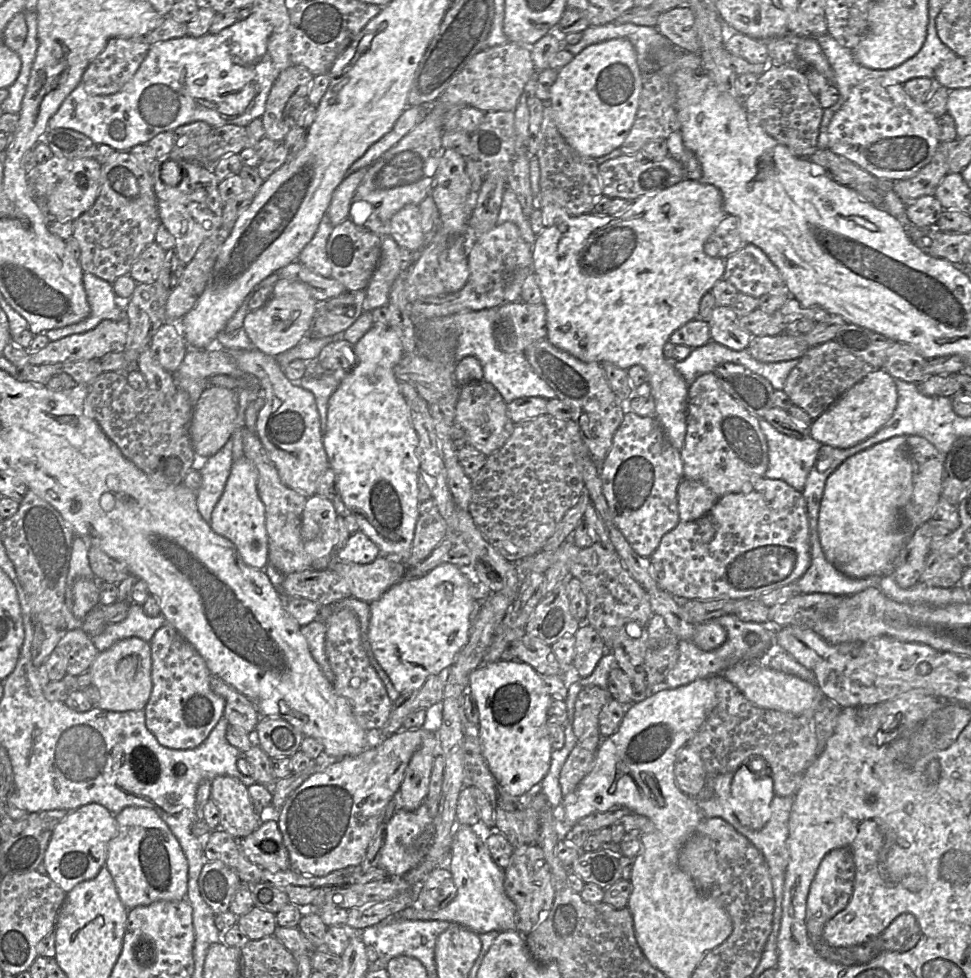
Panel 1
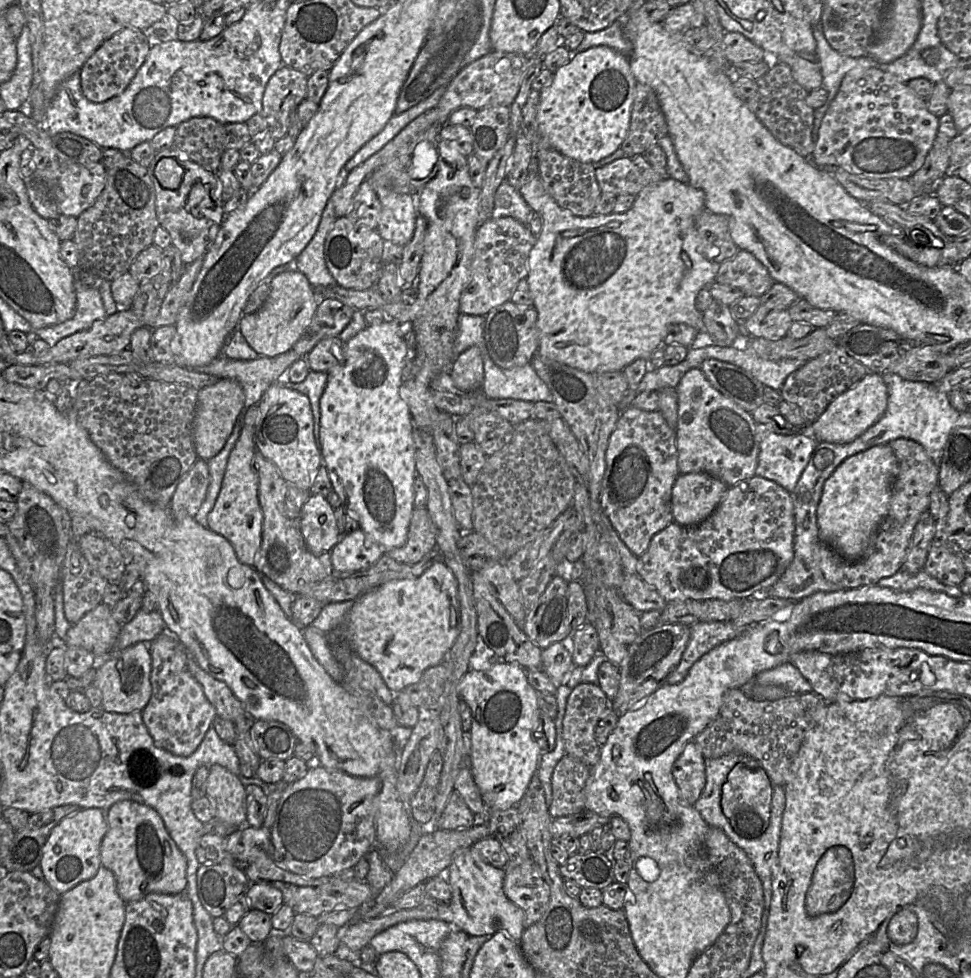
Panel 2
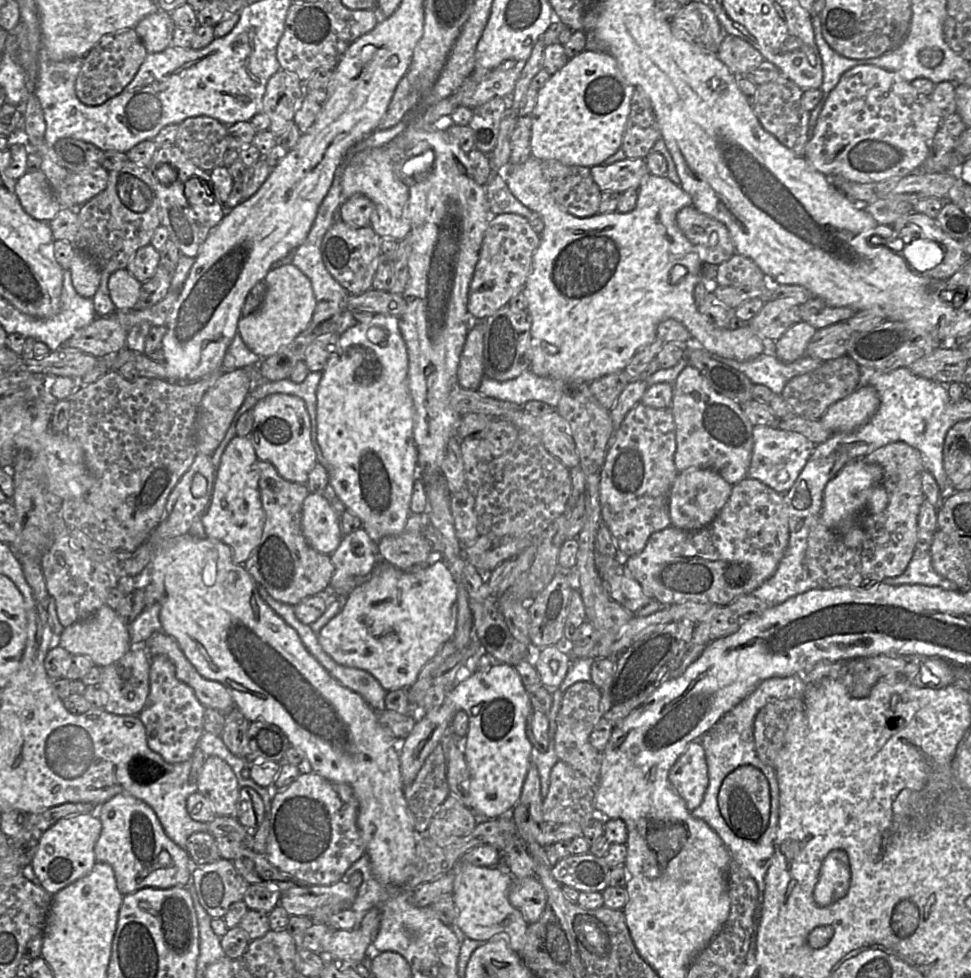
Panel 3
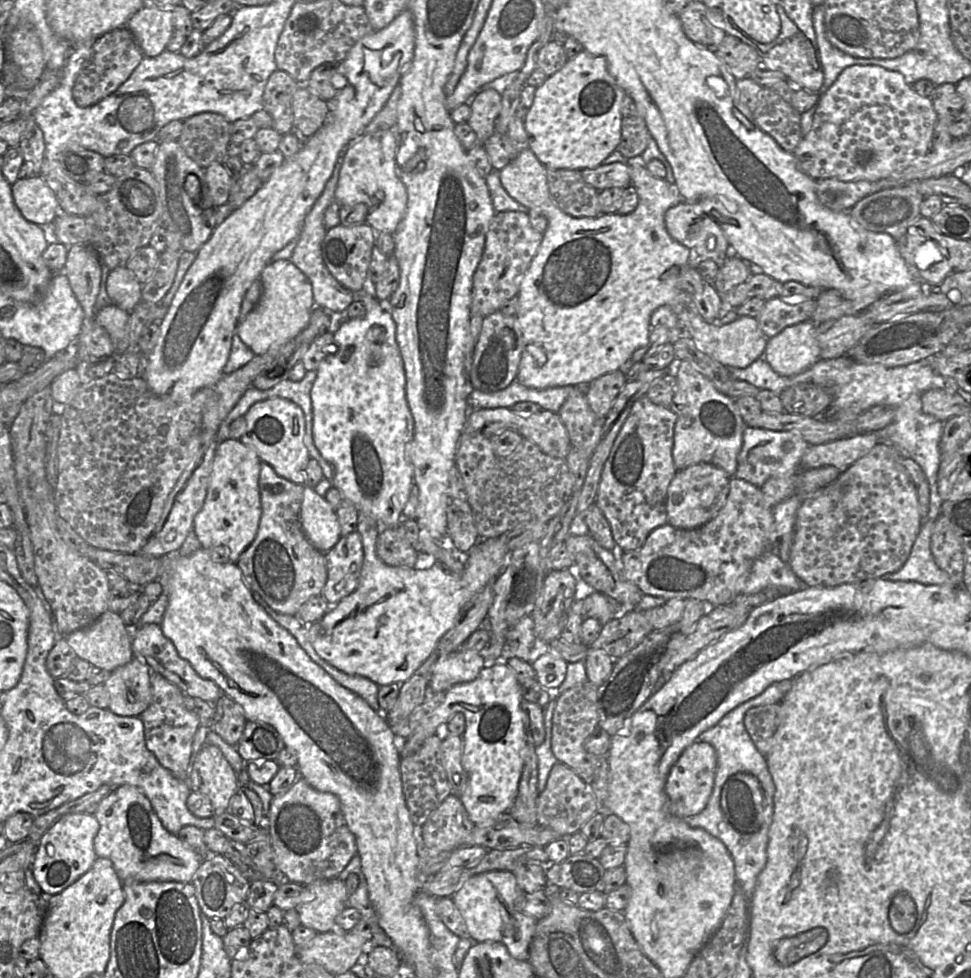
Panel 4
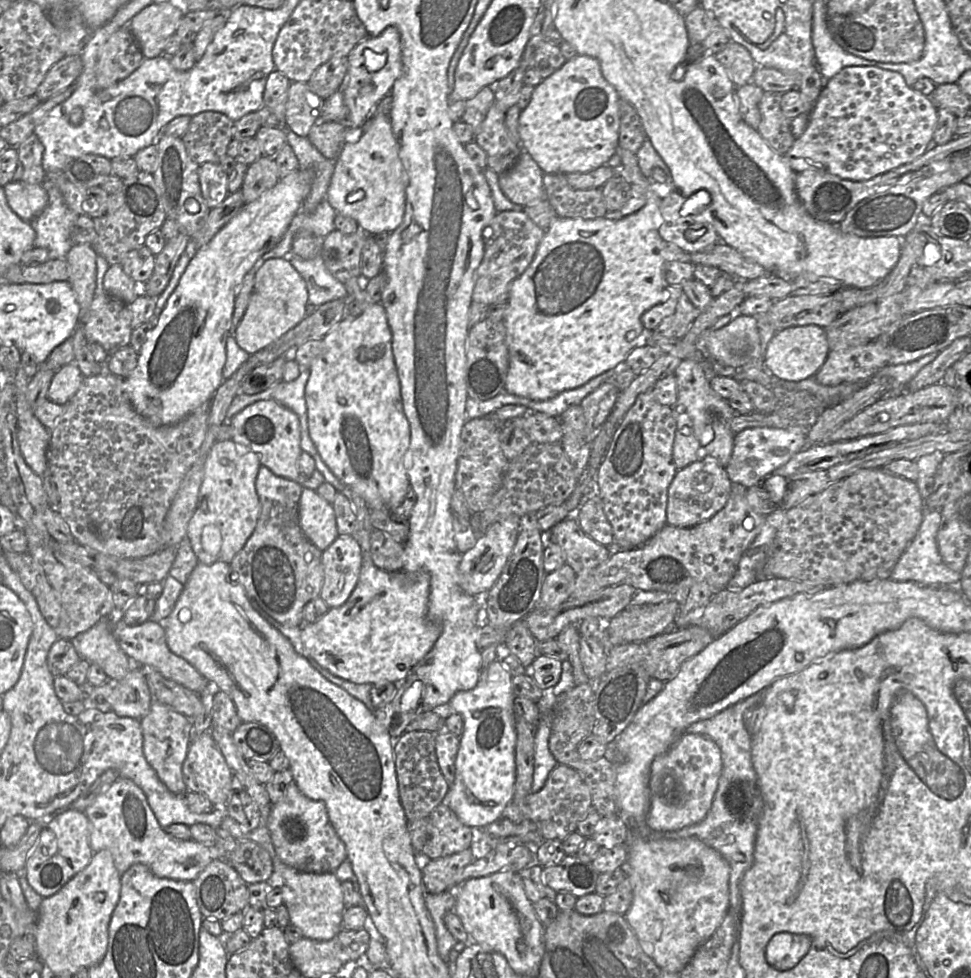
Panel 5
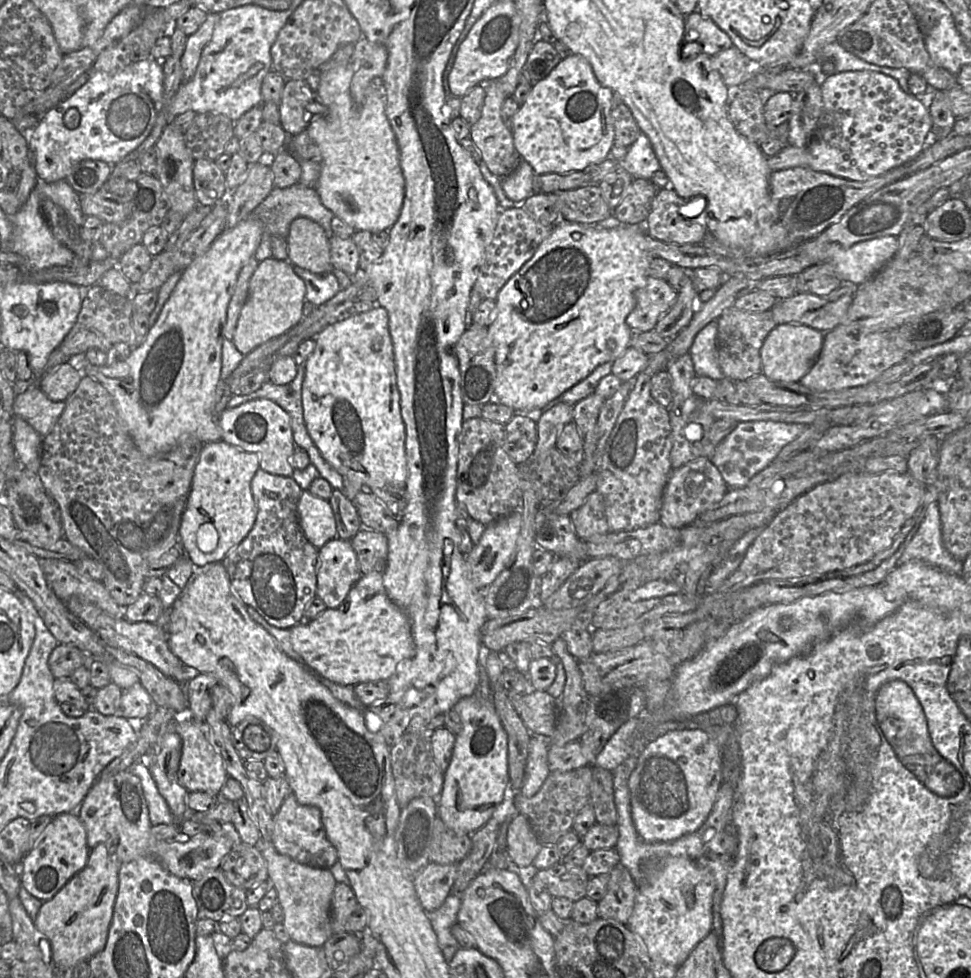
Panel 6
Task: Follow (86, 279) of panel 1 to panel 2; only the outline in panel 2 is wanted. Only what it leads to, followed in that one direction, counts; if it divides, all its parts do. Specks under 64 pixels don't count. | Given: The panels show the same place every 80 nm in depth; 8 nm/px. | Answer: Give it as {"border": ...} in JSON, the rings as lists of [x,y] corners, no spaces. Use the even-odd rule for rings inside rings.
{"border":[[[74,270],[73,274],[77,300],[74,316],[60,324],[34,331],[37,337],[46,341],[50,347],[65,337],[90,328],[95,321],[108,316],[99,290],[89,288],[82,283],[80,270]]]}

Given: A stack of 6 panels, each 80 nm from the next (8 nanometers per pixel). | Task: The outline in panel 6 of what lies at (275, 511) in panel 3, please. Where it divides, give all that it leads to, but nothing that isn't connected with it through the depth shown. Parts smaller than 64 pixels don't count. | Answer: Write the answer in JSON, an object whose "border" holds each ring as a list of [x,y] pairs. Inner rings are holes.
{"border":[[[261,468],[255,474],[251,487],[257,507],[256,522],[247,537],[221,563],[234,593],[246,606],[254,608],[268,624],[291,629],[304,621],[305,609],[317,592],[319,549],[306,538],[298,515],[298,503],[304,490],[293,477],[271,474]]]}

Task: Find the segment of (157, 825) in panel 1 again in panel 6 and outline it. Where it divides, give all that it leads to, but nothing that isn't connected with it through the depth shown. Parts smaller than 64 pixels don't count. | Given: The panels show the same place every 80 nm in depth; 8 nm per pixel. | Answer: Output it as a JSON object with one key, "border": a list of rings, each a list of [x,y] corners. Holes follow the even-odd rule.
{"border":[[[128,770],[109,778],[98,778],[80,806],[71,812],[77,814],[83,822],[90,849],[104,843],[118,864],[146,857],[160,862],[173,875],[191,881],[199,880],[207,872],[219,868],[235,843],[240,842],[231,822],[221,824],[227,831],[224,835],[202,832],[191,838],[156,838],[151,833],[152,824],[141,781]]]}

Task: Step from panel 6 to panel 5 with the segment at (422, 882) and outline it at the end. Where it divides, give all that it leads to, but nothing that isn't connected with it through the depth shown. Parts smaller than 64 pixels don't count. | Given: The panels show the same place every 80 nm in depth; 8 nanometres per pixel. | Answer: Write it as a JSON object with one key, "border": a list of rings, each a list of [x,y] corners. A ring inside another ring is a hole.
{"border":[[[471,848],[449,856],[431,859],[422,868],[425,892],[440,894],[453,886],[453,877],[474,860]]]}

